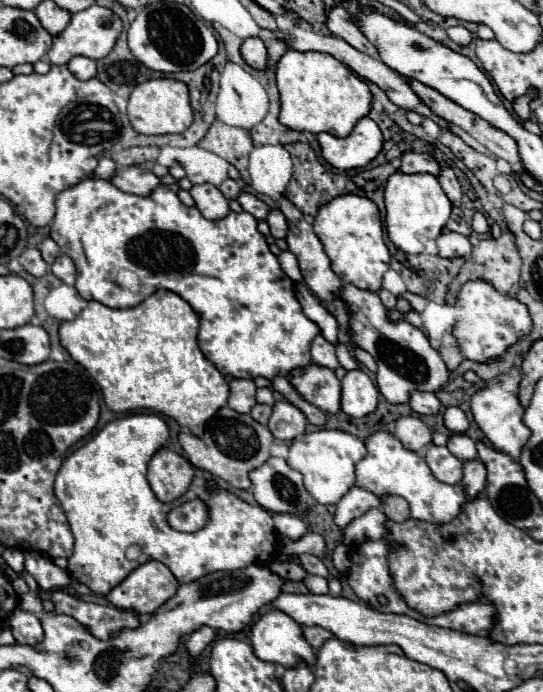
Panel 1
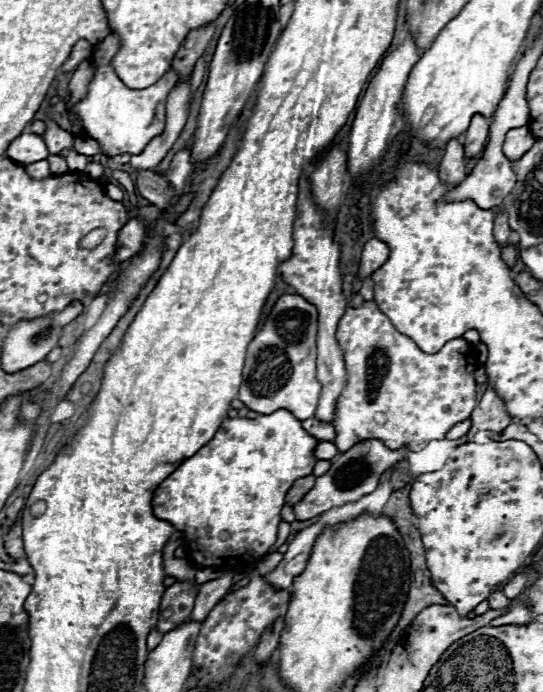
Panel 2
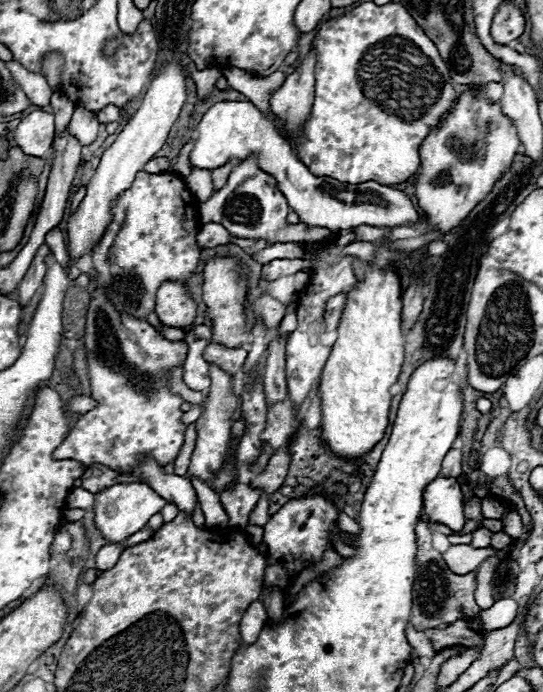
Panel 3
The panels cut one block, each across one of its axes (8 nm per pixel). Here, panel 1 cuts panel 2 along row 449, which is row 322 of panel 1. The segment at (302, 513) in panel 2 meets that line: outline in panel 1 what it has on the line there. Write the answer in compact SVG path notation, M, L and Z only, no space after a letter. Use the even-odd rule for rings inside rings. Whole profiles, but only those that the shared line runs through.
M348 284L342 290L342 298L346 300L352 316L350 328L354 336L350 338L350 342L374 356L378 364L378 390L390 404L408 404L412 392L438 392L448 382L450 370L446 368L440 352L428 342L428 338L418 328L414 328L406 320L398 324L388 322L386 308L382 306L378 294Z

